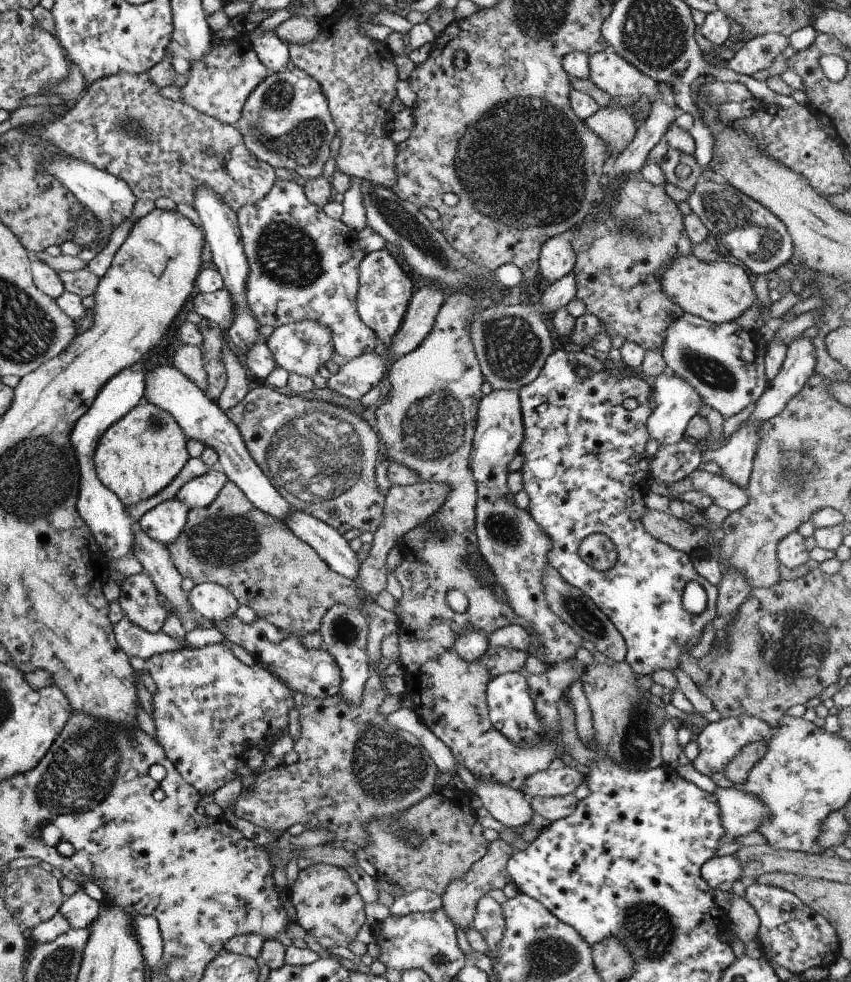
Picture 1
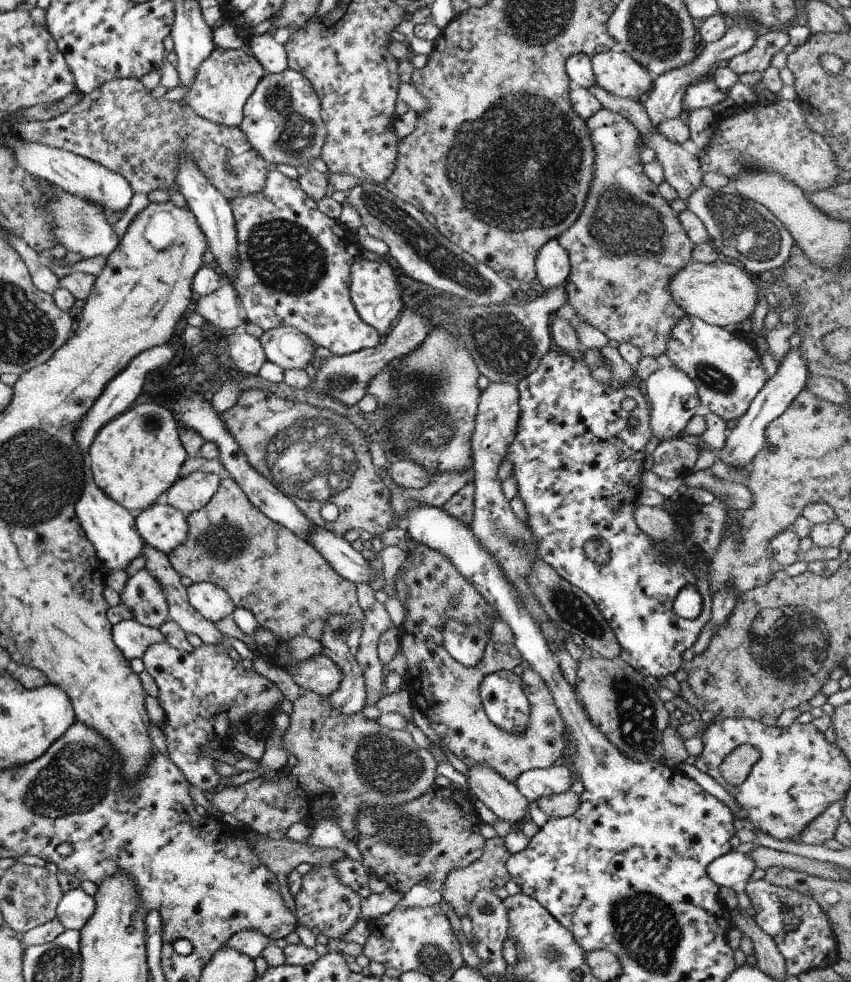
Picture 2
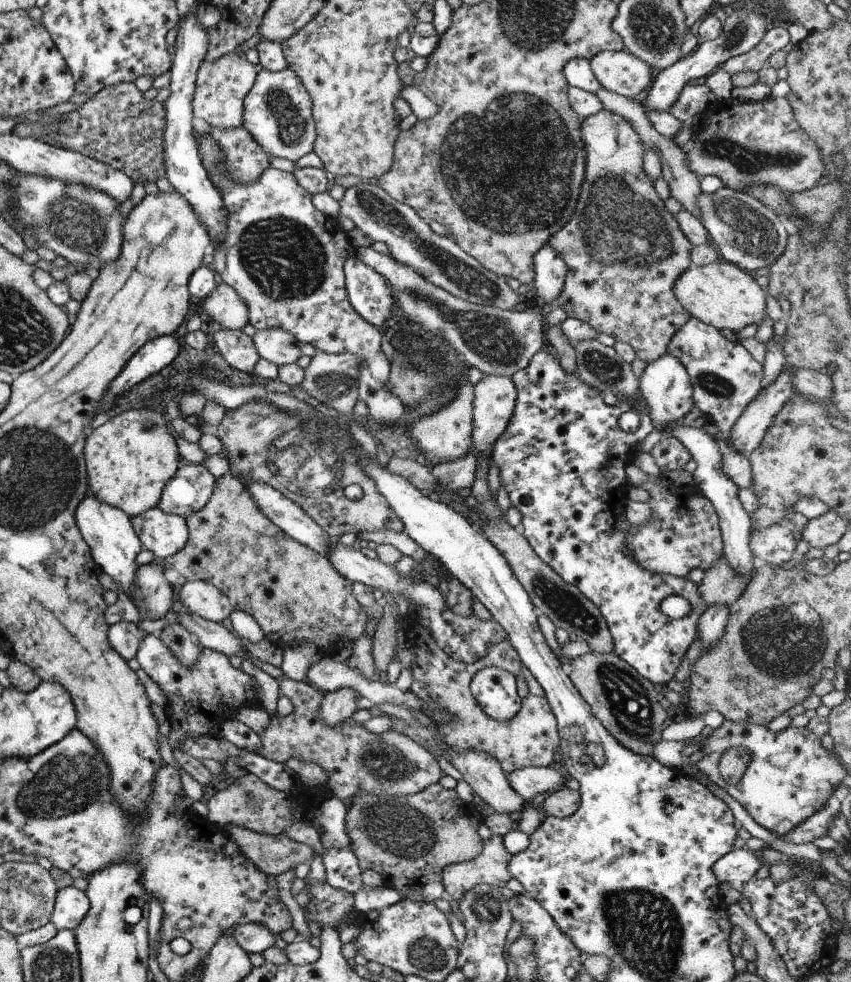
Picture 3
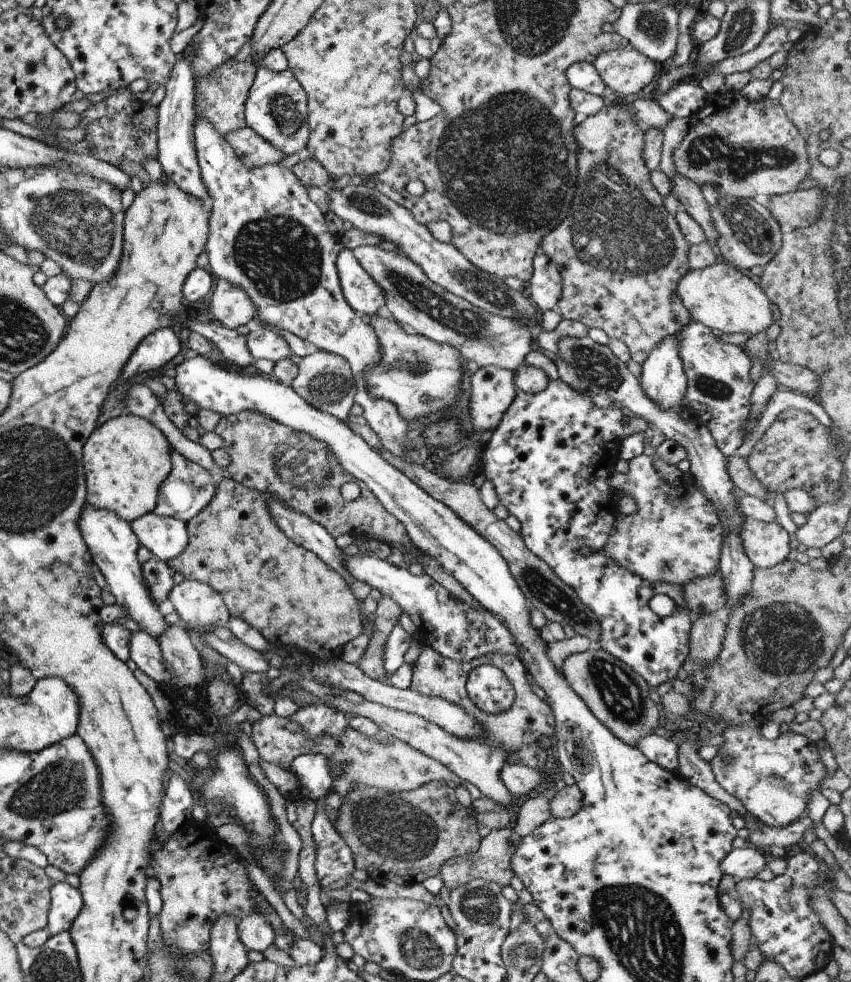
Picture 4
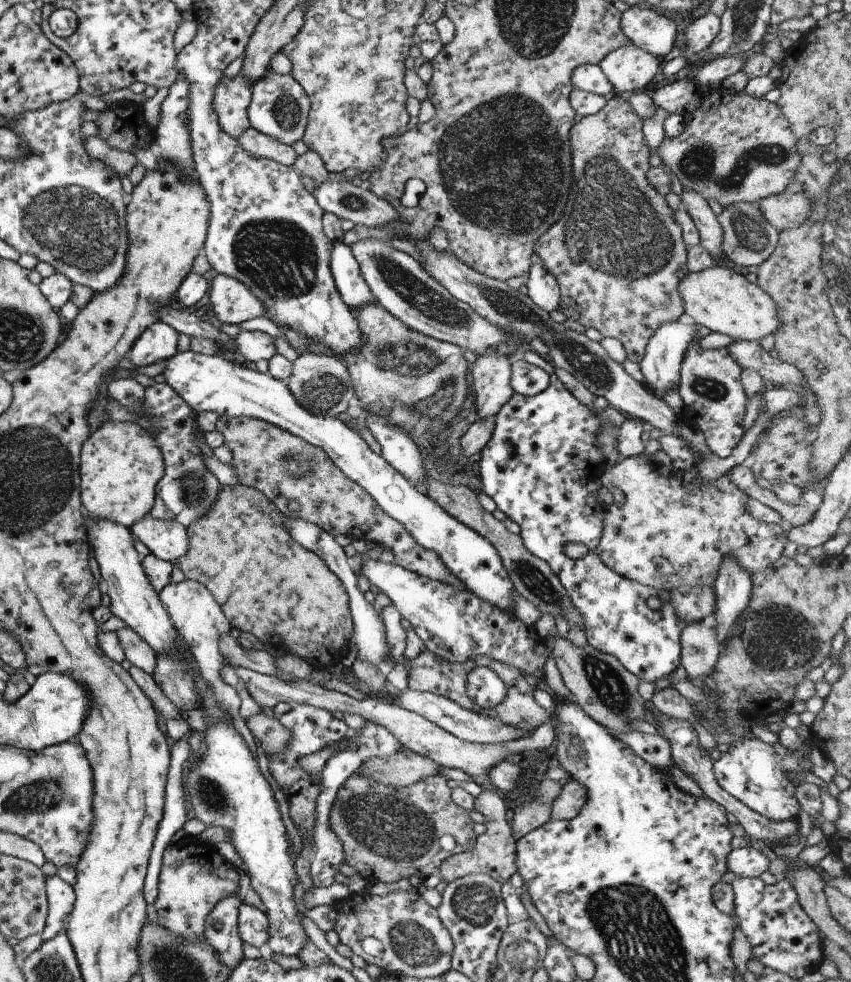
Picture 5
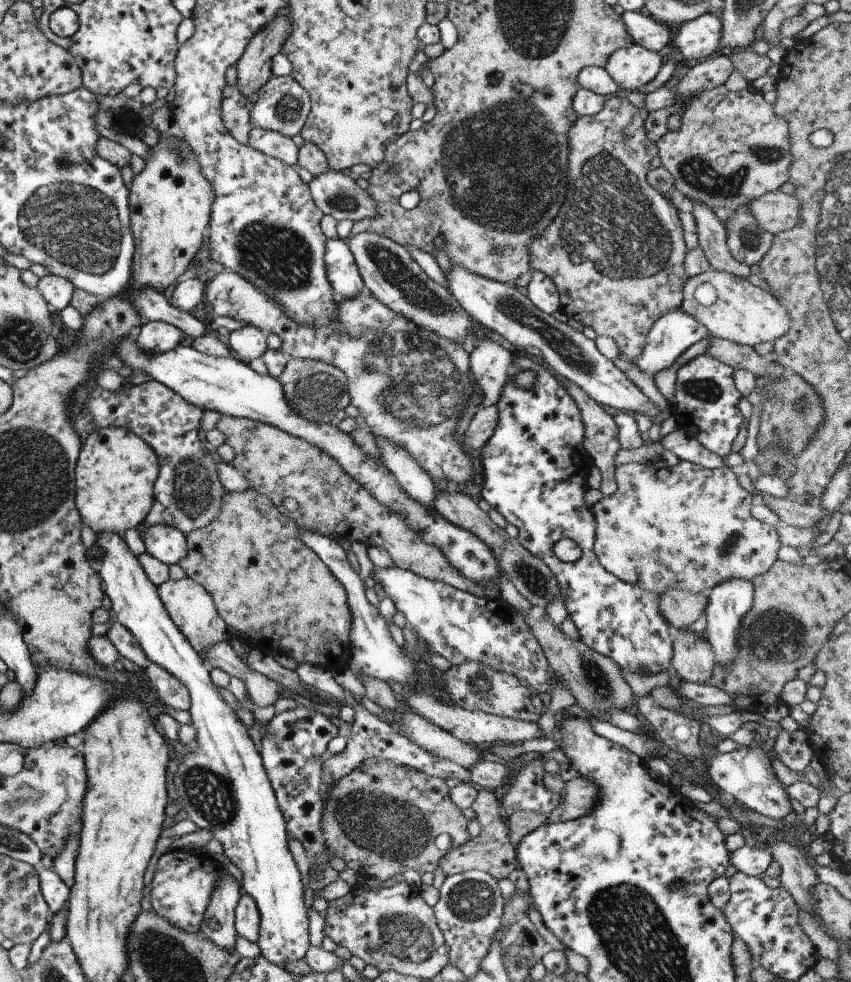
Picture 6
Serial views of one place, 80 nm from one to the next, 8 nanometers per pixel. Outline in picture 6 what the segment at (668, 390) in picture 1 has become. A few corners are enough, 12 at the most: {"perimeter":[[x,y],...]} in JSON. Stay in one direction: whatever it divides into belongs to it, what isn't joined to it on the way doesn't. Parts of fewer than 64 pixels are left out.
{"perimeter":[[683,309],[651,325],[633,362],[647,376],[667,370],[709,331]]}

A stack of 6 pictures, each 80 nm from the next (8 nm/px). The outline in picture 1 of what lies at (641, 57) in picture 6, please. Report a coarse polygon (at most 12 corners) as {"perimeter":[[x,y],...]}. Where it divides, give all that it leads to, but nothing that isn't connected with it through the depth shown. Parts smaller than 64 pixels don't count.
{"perimeter":[[609,47],[588,80],[613,98],[653,98],[657,83]]}

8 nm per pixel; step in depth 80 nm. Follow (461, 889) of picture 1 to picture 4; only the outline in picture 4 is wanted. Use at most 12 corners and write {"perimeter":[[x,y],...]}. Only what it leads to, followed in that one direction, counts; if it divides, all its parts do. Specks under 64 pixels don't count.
{"perimeter":[[509,828],[490,830],[474,853],[445,861],[451,890],[481,879],[507,886],[515,850]]}

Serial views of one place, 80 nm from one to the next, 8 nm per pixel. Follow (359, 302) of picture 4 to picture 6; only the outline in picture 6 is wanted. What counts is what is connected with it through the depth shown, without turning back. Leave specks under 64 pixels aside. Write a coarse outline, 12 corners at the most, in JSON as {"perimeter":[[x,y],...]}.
{"perimeter":[[326,240],[326,277],[337,298],[364,289],[344,240]]}

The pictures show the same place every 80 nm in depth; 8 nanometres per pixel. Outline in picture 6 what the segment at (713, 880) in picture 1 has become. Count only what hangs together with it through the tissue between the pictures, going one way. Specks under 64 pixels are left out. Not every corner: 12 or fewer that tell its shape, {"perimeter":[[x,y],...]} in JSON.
{"perimeter":[[750,840],[730,852],[736,871],[764,875],[772,856],[761,842]]}

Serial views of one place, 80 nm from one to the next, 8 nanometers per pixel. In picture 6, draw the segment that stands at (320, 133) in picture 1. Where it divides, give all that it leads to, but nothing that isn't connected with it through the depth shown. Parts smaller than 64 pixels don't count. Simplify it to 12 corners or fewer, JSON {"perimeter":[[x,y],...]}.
{"perimeter":[[289,75],[272,76],[249,104],[258,129],[291,138],[310,111]]}

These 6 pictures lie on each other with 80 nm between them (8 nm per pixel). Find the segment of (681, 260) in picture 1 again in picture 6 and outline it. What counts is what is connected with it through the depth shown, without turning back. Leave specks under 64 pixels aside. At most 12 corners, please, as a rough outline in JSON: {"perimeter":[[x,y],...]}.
{"perimeter":[[710,268],[680,308],[711,337],[774,342],[789,317],[773,295]]}

